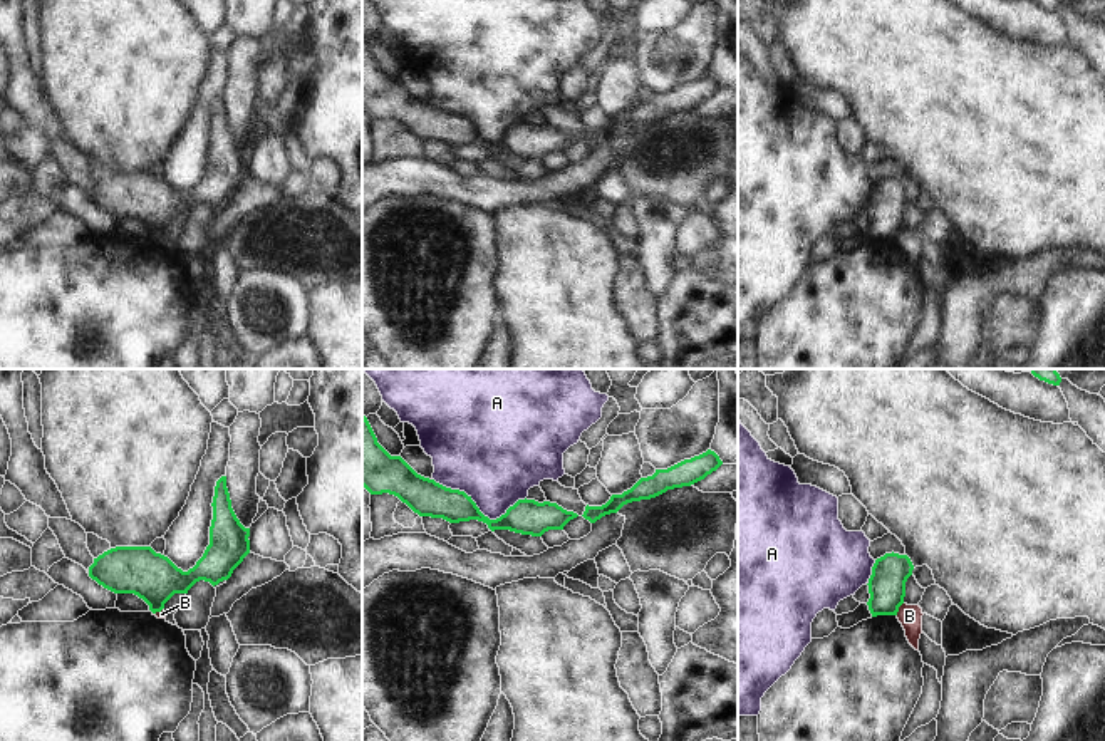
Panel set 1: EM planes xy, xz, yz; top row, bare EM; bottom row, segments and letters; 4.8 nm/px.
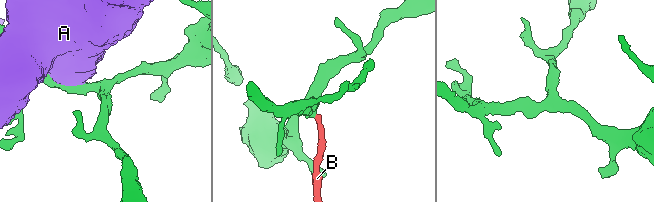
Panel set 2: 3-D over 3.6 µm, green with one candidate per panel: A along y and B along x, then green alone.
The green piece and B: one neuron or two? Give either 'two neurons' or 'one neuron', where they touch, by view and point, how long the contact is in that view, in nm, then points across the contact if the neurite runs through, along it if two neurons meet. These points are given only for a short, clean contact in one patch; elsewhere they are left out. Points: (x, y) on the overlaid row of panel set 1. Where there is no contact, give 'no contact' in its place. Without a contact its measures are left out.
two neurons; meets green in yz at (897, 609); contact 70 nm long; border along yz (902, 602), (896, 614)

